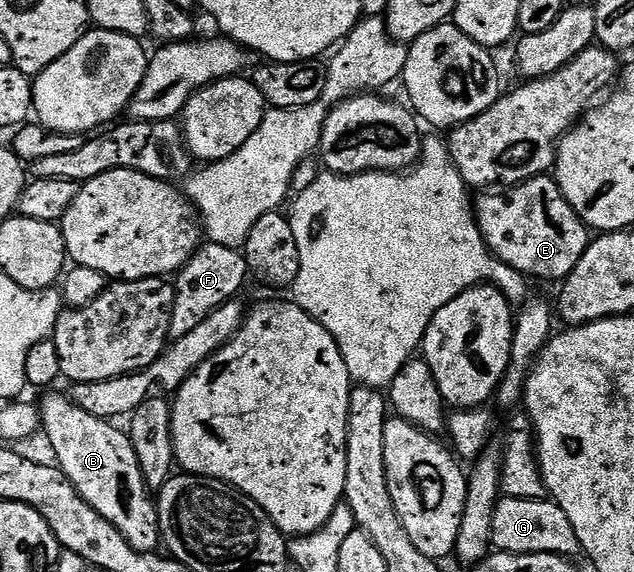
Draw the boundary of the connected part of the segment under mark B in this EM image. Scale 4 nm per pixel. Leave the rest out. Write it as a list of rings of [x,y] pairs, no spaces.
[[[54,391],[47,392],[47,397],[40,401],[41,432],[46,433],[47,439],[51,441],[50,449],[54,452],[53,460],[58,468],[66,480],[72,483],[72,487],[76,487],[84,503],[88,503],[88,507],[104,515],[104,519],[108,519],[108,523],[112,523],[112,527],[116,527],[116,531],[120,531],[120,535],[124,535],[124,539],[128,539],[132,547],[136,547],[141,553],[155,552],[162,540],[162,532],[158,526],[156,497],[146,485],[140,461],[130,442],[129,432],[125,428],[117,429],[117,424],[100,419],[96,415],[88,415],[88,411],[75,405],[67,394],[65,397],[62,393],[52,392]]]

